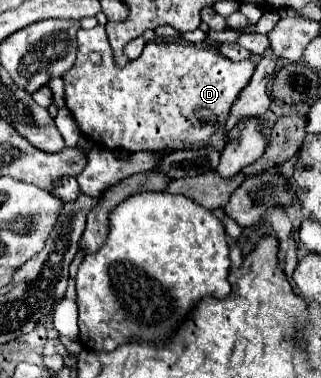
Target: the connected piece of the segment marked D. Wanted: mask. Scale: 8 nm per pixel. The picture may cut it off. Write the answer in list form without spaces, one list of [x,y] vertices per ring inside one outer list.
[[[96,25],[92,29],[80,29],[78,31],[78,59],[74,63],[72,69],[68,69],[62,79],[64,79],[64,101],[66,101],[66,107],[70,109],[70,113],[74,115],[80,131],[96,145],[102,145],[106,149],[122,149],[122,151],[128,151],[128,153],[138,153],[138,151],[180,151],[184,147],[206,147],[210,137],[216,135],[216,133],[222,133],[224,127],[226,127],[226,121],[230,117],[230,109],[234,105],[234,101],[238,99],[240,91],[248,85],[250,77],[254,73],[254,63],[244,59],[244,61],[230,61],[226,59],[224,55],[220,55],[216,49],[212,47],[196,47],[196,45],[184,45],[184,43],[172,43],[172,41],[150,41],[146,43],[142,55],[138,59],[134,59],[128,67],[116,67],[114,61],[112,61],[112,55],[110,55],[110,49],[108,49],[108,37],[106,37],[106,31],[102,25]]]

